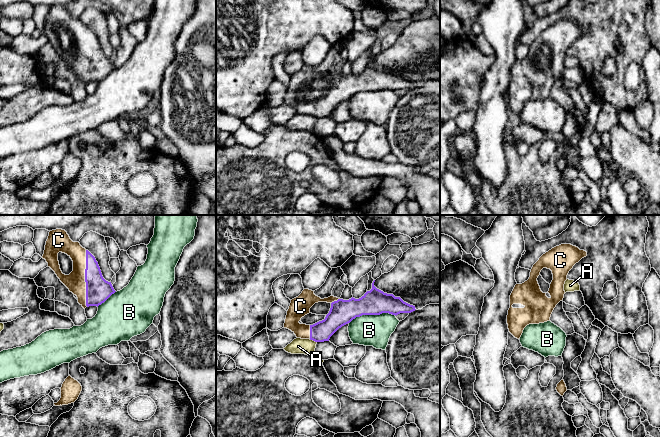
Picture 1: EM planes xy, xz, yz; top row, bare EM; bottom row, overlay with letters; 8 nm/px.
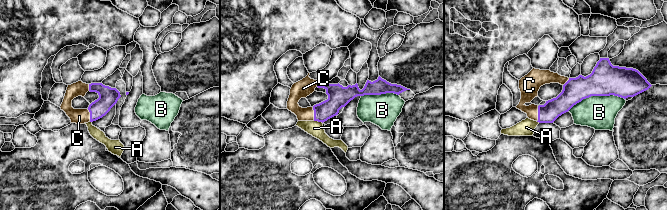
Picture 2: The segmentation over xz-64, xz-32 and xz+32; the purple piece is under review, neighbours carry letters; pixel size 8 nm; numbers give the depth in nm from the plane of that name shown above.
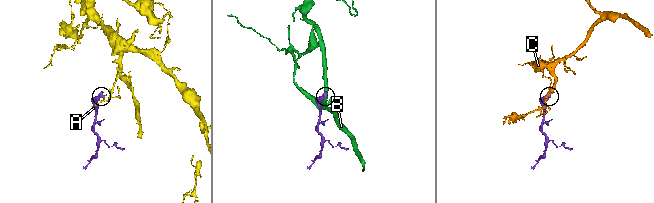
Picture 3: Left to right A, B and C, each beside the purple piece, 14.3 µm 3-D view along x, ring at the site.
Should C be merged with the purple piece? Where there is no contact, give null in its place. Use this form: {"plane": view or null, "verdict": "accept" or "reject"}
{"plane": "xy", "verdict": "accept"}

